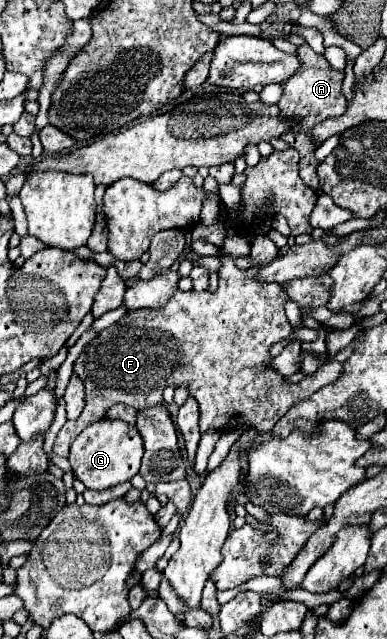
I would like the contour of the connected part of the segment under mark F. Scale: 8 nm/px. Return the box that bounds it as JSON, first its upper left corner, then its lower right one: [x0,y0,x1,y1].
[54,237,342,483]

